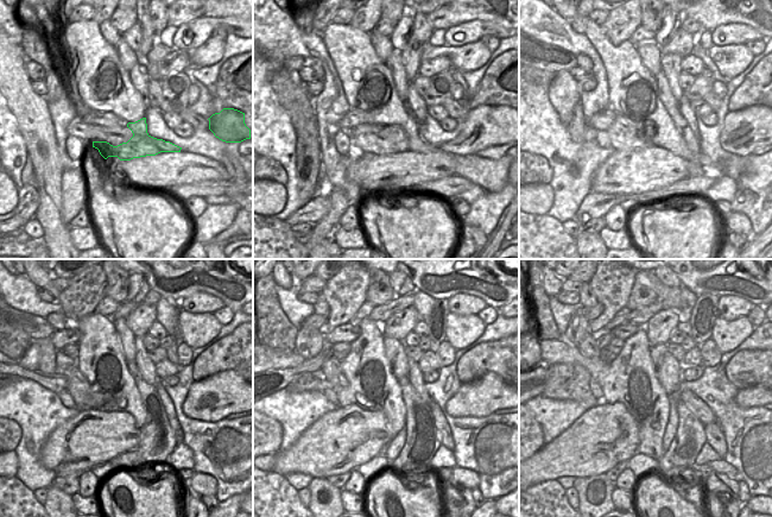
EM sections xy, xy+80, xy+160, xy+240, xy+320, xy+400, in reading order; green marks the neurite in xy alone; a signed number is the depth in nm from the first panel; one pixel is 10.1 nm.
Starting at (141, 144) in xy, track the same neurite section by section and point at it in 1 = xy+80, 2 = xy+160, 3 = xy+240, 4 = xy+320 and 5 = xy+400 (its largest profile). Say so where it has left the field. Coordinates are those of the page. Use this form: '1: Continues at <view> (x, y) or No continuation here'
1: Continues at xy+80 (486, 126)
2: Continues at xy+160 (758, 126)
3: Continues at xy+240 (210, 399)
4: Continues at xy+320 (481, 397)
5: Continues at xy+400 (757, 395)

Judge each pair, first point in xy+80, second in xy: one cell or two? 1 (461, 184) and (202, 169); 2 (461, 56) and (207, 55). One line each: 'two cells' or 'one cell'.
1: two cells
2: one cell

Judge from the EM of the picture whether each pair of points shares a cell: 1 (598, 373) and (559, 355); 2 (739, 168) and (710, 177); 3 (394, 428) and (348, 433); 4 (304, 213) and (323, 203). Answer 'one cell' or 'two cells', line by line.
1: one cell
2: two cells
3: two cells
4: one cell

